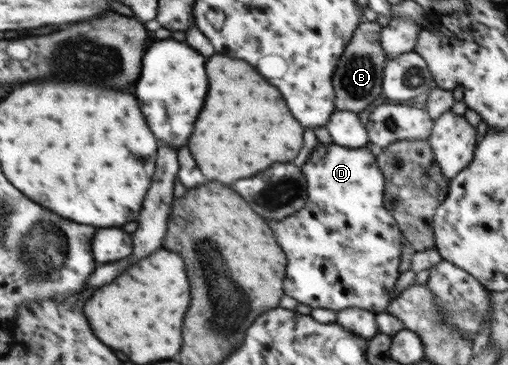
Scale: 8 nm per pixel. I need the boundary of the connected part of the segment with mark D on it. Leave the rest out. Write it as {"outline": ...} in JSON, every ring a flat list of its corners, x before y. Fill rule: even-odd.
{"outline":[[317,141,301,170,307,184,307,205,283,221,269,221,287,257,284,294,312,309,323,307,338,312,357,307,376,314,385,312,400,278,403,235,384,206,384,177,376,162,376,152,366,146,349,149]]}

